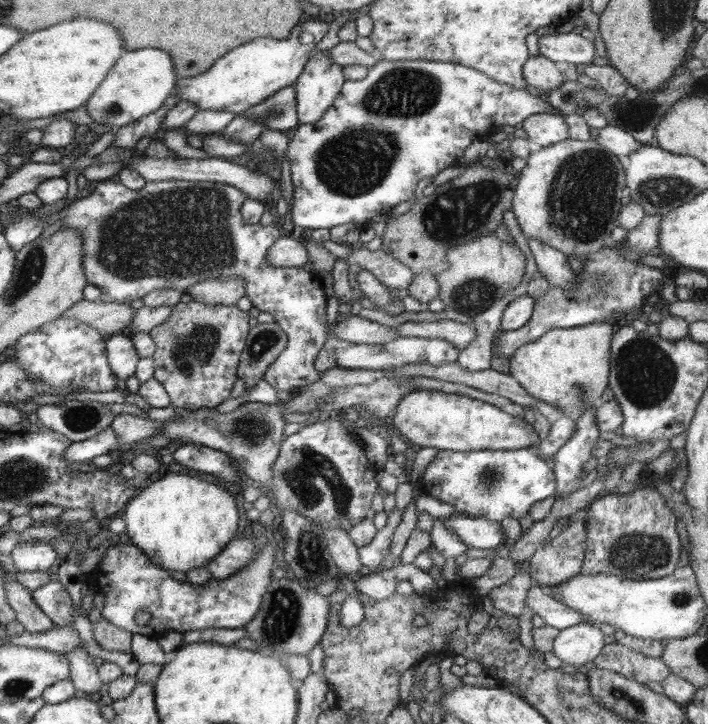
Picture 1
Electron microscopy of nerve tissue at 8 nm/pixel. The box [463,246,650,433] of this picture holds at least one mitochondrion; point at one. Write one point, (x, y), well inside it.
(602, 282)

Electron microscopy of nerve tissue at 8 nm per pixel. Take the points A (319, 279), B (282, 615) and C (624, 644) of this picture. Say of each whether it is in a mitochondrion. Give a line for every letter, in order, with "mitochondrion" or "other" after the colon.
A: other
B: mitochondrion
C: other

